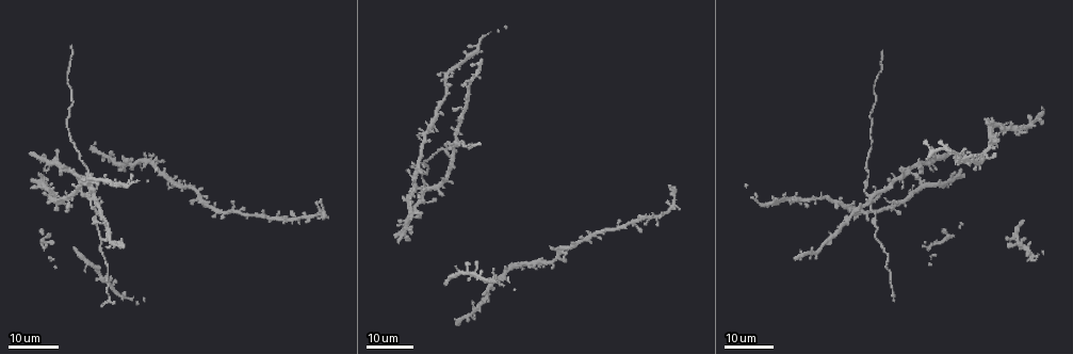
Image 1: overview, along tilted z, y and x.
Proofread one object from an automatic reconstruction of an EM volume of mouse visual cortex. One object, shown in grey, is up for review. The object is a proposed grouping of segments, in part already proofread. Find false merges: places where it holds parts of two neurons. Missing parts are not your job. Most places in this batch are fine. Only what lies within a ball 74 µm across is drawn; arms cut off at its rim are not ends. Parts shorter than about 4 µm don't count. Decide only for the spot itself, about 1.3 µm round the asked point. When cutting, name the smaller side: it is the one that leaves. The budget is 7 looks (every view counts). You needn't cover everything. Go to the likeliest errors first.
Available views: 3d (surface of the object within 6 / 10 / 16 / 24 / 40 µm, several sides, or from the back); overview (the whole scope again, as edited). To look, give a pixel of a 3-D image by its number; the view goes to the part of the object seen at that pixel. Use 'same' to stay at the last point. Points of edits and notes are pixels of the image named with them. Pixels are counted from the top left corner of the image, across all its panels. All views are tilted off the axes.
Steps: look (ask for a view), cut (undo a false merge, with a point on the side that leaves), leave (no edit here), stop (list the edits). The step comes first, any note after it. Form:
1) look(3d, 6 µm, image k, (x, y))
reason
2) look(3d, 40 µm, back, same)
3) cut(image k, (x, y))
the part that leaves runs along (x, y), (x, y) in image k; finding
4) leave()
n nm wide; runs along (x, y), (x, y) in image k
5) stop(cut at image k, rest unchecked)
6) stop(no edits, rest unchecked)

look(3d, 16 µm, image 1, (89, 195))

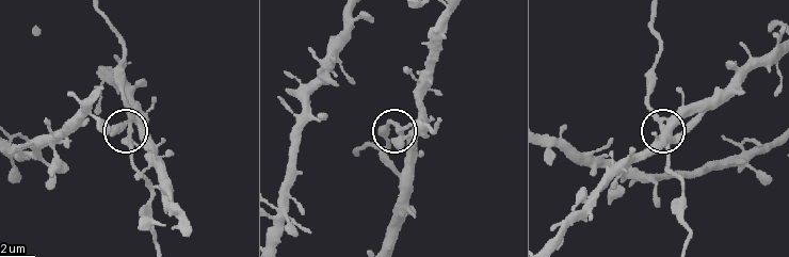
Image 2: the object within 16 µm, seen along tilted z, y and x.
look(3d, 6 µm, image 2, (663, 126))

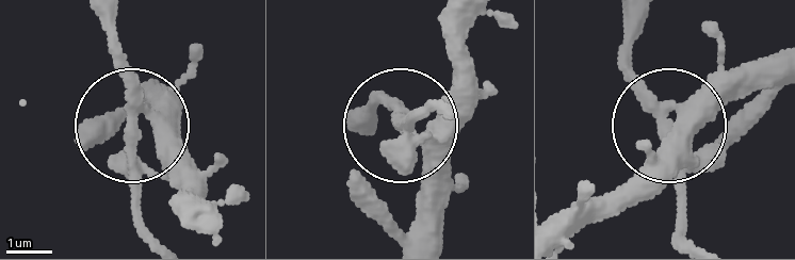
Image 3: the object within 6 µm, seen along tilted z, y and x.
leave()
side arm 26 µm; continuous, no second neuron

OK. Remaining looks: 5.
look(3d, 16 µm, image 1, (123, 172))

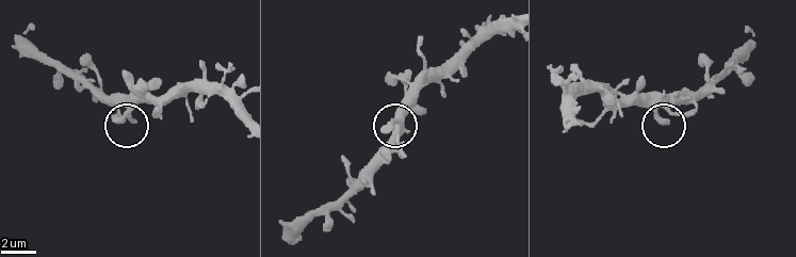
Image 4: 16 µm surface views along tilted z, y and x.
look(3d, 6 µm, image 4, (122, 118))

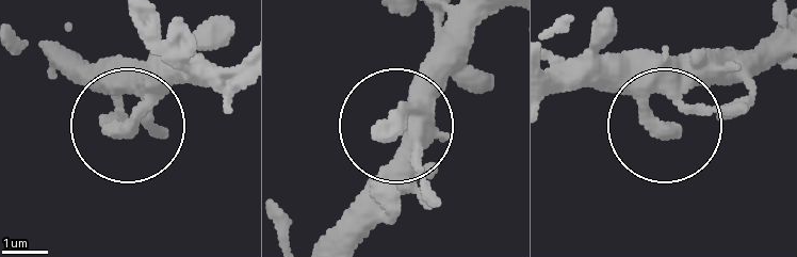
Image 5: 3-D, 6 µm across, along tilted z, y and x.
leave()
side arm 11 µm; continuous, no second neuron

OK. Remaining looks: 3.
look(3d, 16 µm, image 1, (674, 196))
thick turns thin

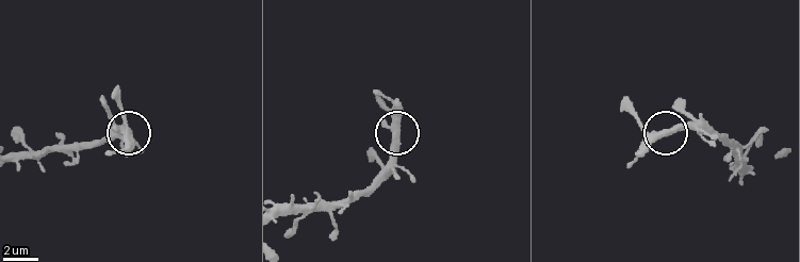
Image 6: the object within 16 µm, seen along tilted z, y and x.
look(3d, 10 µm, image 6, (657, 137))

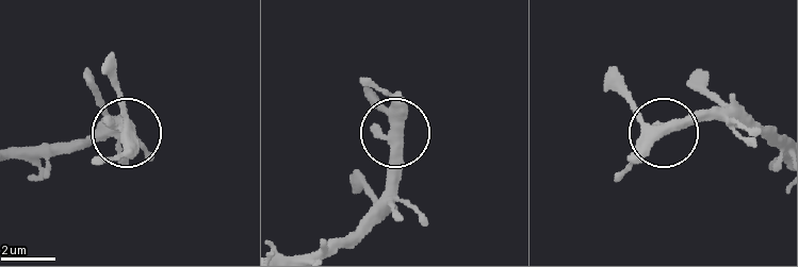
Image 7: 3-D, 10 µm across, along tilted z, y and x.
leave()
3 arms; runs along (14, 160), (63, 155), (87, 136), (125, 129), (114, 77) in image 7; one neuron here

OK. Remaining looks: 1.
stop(no edits, rest unchecked)

